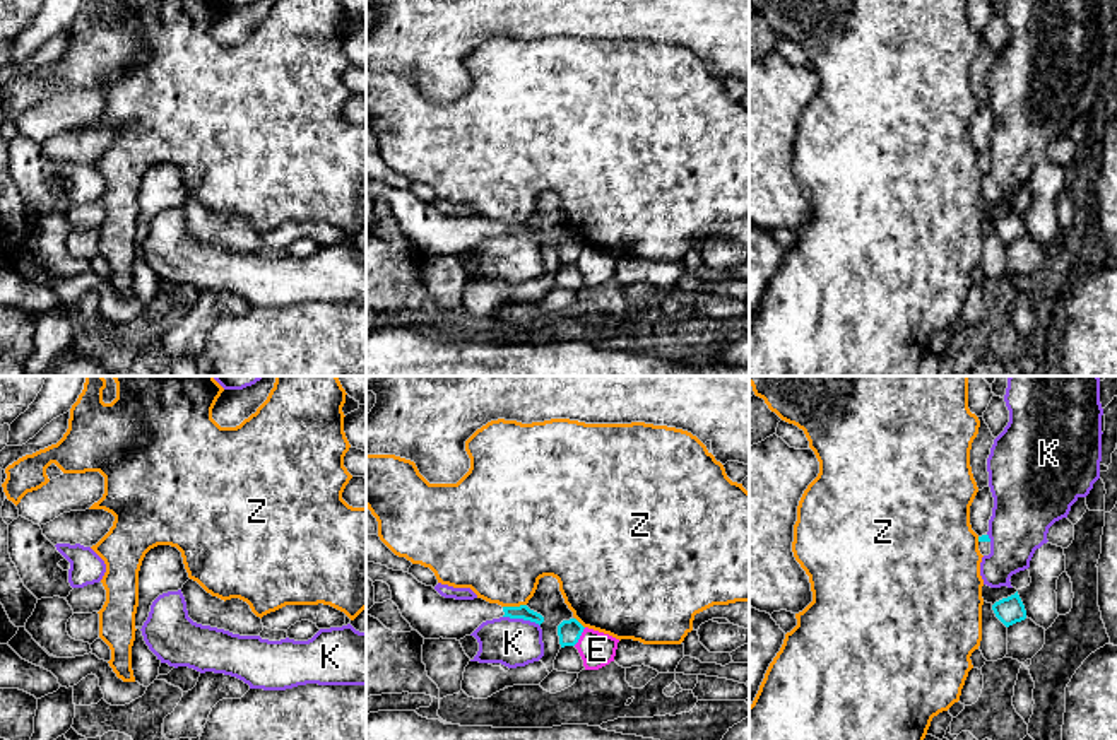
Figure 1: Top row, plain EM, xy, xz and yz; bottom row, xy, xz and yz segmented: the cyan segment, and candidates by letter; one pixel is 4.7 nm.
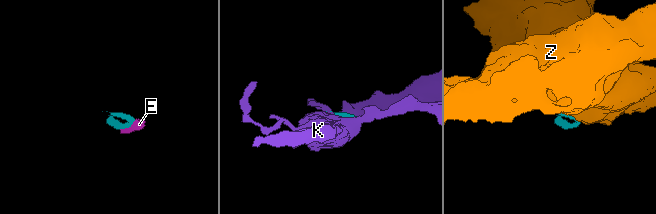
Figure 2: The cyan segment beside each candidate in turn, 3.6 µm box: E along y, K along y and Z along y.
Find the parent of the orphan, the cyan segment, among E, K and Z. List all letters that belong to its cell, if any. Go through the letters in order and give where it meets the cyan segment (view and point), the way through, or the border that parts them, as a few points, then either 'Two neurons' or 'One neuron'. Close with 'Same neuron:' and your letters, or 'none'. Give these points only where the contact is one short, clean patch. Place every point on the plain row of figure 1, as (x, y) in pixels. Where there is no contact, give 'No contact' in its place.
E: Touches cyan at xz (580, 252). Boundary: xz (585, 245), (573, 262). Two neurons
K: Touches cyan at xz (522, 234). Two neurons
Z: Touches cyan at xz (514, 224). Boundary: xz (525, 221), (503, 224). Two neurons
Same neuron: none

